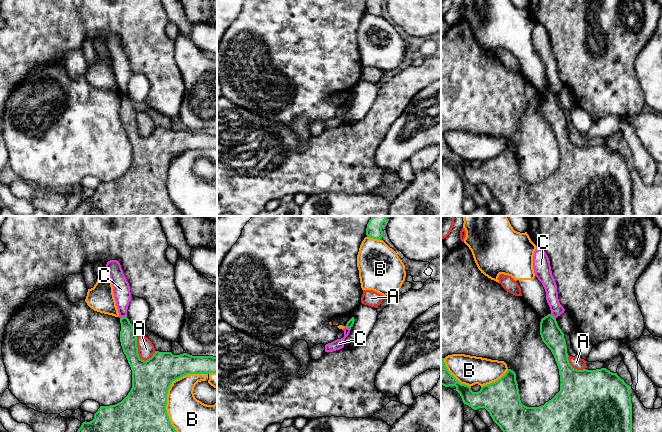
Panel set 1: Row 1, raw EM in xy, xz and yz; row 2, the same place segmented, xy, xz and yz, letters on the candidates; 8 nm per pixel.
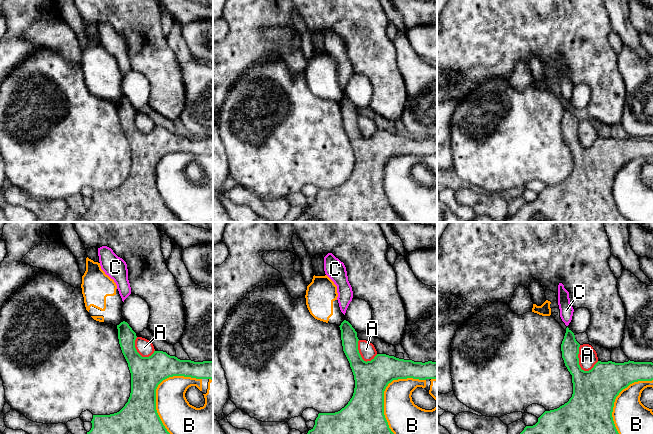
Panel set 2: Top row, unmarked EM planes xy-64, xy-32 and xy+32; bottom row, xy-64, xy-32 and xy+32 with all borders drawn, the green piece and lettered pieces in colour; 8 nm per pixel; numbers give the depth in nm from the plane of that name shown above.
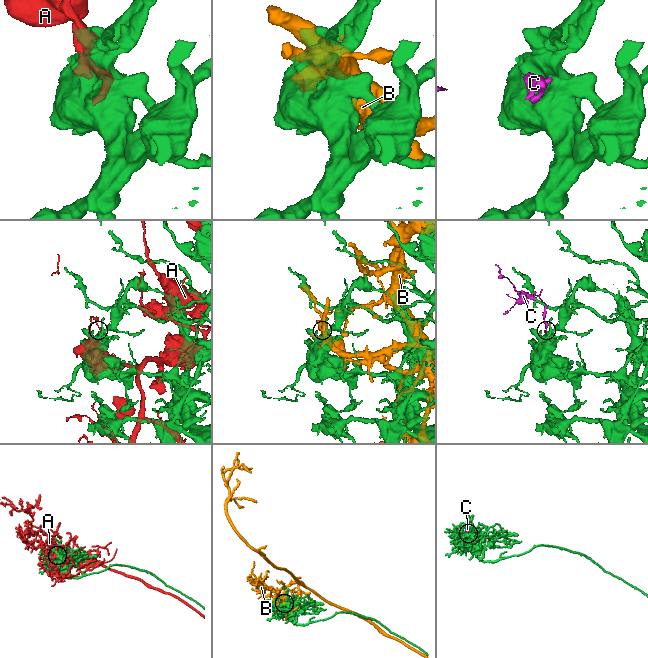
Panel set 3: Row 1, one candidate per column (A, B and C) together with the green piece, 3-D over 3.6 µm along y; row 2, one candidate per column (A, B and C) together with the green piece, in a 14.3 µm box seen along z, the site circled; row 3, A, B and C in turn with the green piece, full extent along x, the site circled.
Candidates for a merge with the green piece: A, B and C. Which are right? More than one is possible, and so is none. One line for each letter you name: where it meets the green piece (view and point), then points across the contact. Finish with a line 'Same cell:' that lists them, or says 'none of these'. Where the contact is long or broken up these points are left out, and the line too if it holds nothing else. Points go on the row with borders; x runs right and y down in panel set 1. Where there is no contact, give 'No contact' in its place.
Same cell: none of these

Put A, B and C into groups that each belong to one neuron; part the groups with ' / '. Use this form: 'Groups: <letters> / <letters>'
Groups: A / B / C

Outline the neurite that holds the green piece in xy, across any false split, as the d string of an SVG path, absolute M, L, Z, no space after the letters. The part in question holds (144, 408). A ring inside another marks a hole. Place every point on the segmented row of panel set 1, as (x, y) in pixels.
M127 316L120 318L120 323L120 342L132 370L132 388L121 402L100 406L94 419L83 422L77 432L177 432L166 410L167 394L172 382L188 374L217 373L217 357L155 351L151 358L144 361L138 354L133 325Z

